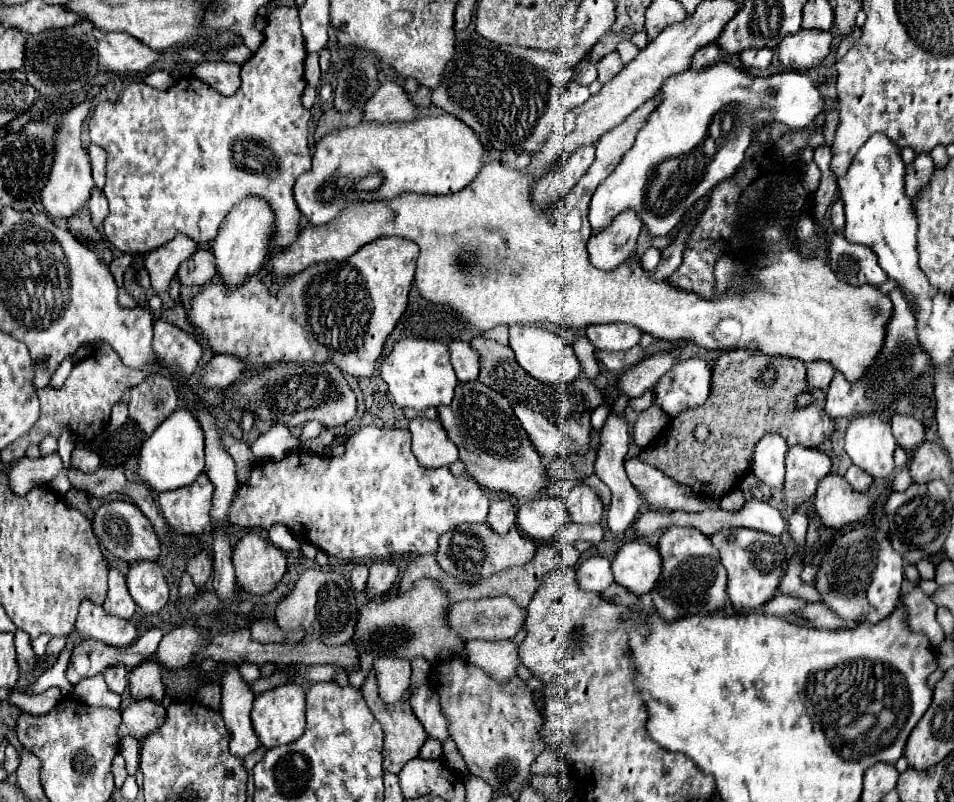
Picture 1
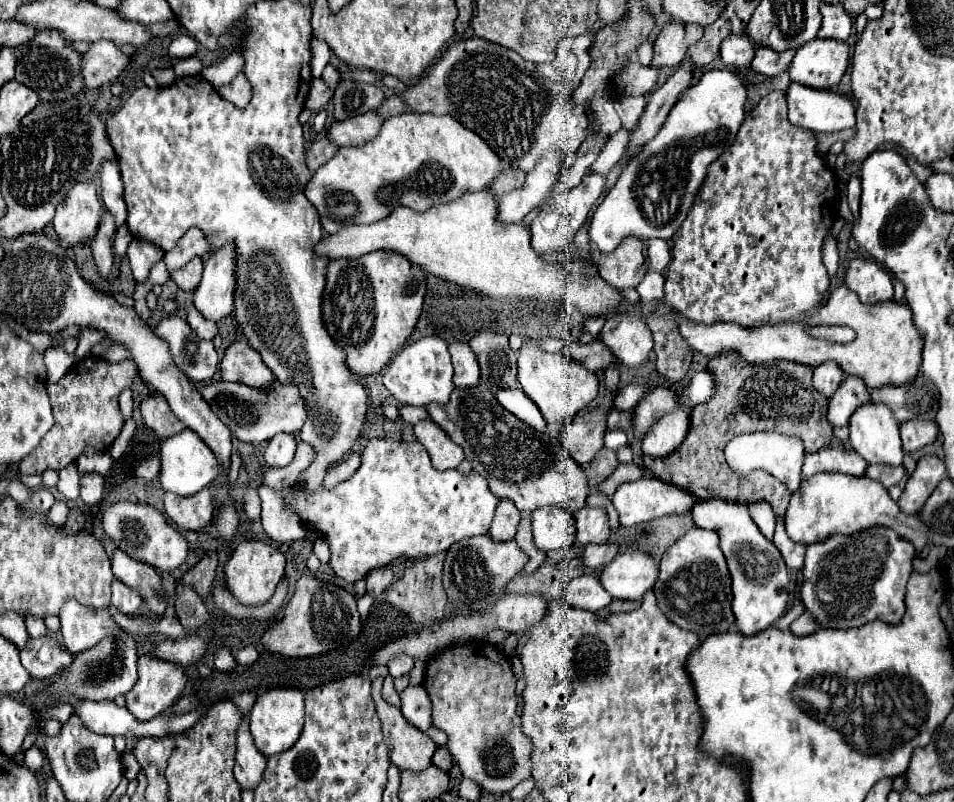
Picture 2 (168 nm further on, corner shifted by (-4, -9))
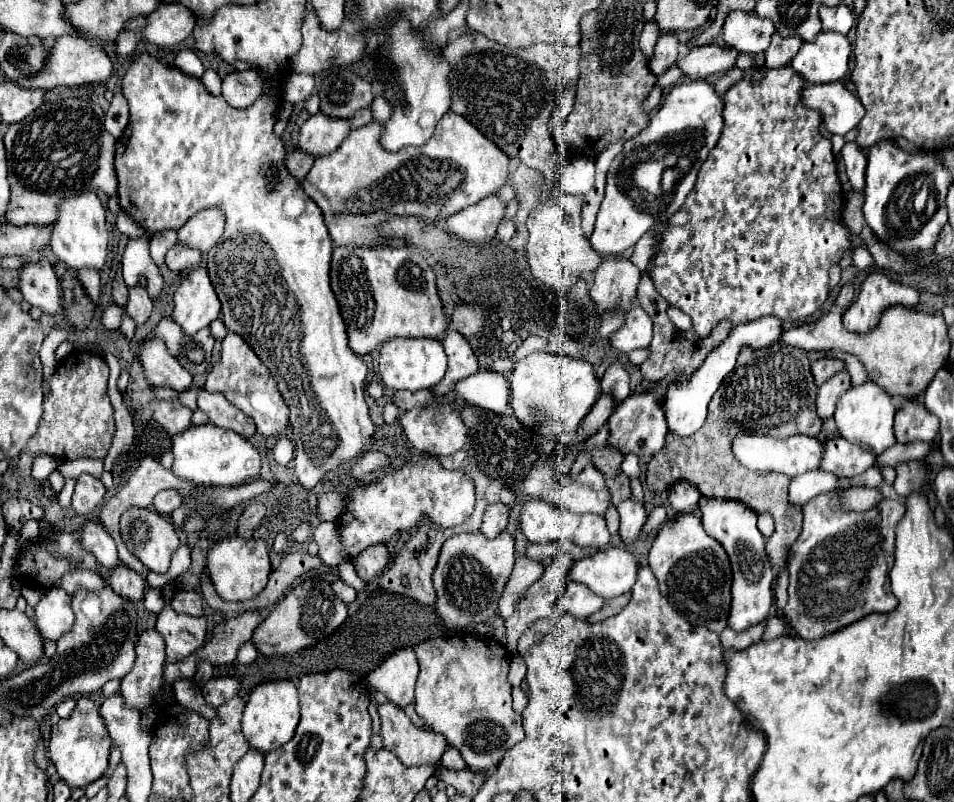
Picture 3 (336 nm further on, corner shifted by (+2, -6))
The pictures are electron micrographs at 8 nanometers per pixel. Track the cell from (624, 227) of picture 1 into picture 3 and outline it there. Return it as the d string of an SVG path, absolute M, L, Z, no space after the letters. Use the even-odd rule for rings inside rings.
M606 256L594 272L594 282L590 286L590 300L596 314L628 310L636 298L640 276L642 272L630 260Z

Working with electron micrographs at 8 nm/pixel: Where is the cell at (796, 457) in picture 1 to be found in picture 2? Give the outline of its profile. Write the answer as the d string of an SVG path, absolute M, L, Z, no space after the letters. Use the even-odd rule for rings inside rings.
M820 449L816 453L806 453L804 467L802 467L802 479L810 479L816 473L828 473L828 471L860 477L866 471L866 465L868 463L864 463L864 459L860 459L860 455L856 455L854 451Z

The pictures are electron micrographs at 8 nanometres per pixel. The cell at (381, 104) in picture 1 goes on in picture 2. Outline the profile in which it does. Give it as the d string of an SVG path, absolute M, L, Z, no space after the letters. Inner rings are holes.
M368 111L364 115L346 119L346 121L334 121L328 129L328 137L340 145L340 147L358 147L364 145L366 139L372 139L378 135L384 119L376 115L376 111Z

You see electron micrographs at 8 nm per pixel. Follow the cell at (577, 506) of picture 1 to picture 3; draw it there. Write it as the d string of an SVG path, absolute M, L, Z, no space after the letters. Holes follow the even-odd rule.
M584 514L574 534L574 544L580 548L600 550L608 544L608 540L610 540L610 532L606 528L604 518L598 514Z

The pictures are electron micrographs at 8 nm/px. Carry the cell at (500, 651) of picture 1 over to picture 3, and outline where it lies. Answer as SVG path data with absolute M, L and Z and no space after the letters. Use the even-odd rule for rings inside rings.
M516 656L520 662L516 662L516 666L510 666L508 680L513 687L519 687L523 682L527 667L524 663L524 660L521 656Z

